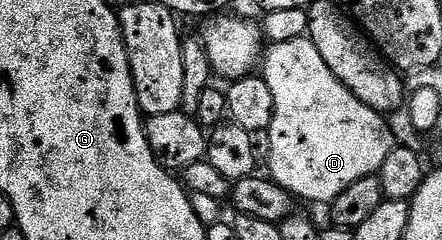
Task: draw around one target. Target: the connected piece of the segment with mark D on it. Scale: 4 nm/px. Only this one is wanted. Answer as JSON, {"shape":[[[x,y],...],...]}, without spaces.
{"shape":[[[309,37],[286,38],[283,42],[276,43],[275,46],[267,45],[264,50],[264,57],[260,62],[260,76],[268,84],[268,88],[272,88],[274,117],[268,131],[268,137],[270,137],[270,172],[268,174],[280,188],[286,189],[289,194],[298,200],[303,198],[306,202],[323,202],[323,204],[329,204],[336,200],[336,196],[340,196],[340,192],[344,192],[344,188],[352,188],[352,184],[356,184],[358,180],[364,180],[365,178],[377,175],[381,171],[384,160],[388,160],[388,152],[392,152],[396,145],[394,134],[390,131],[389,124],[386,123],[387,119],[379,114],[377,110],[364,105],[334,75],[332,68],[328,68],[328,64],[324,64],[324,56],[320,56],[320,52],[316,52],[316,44],[312,44]]]}

